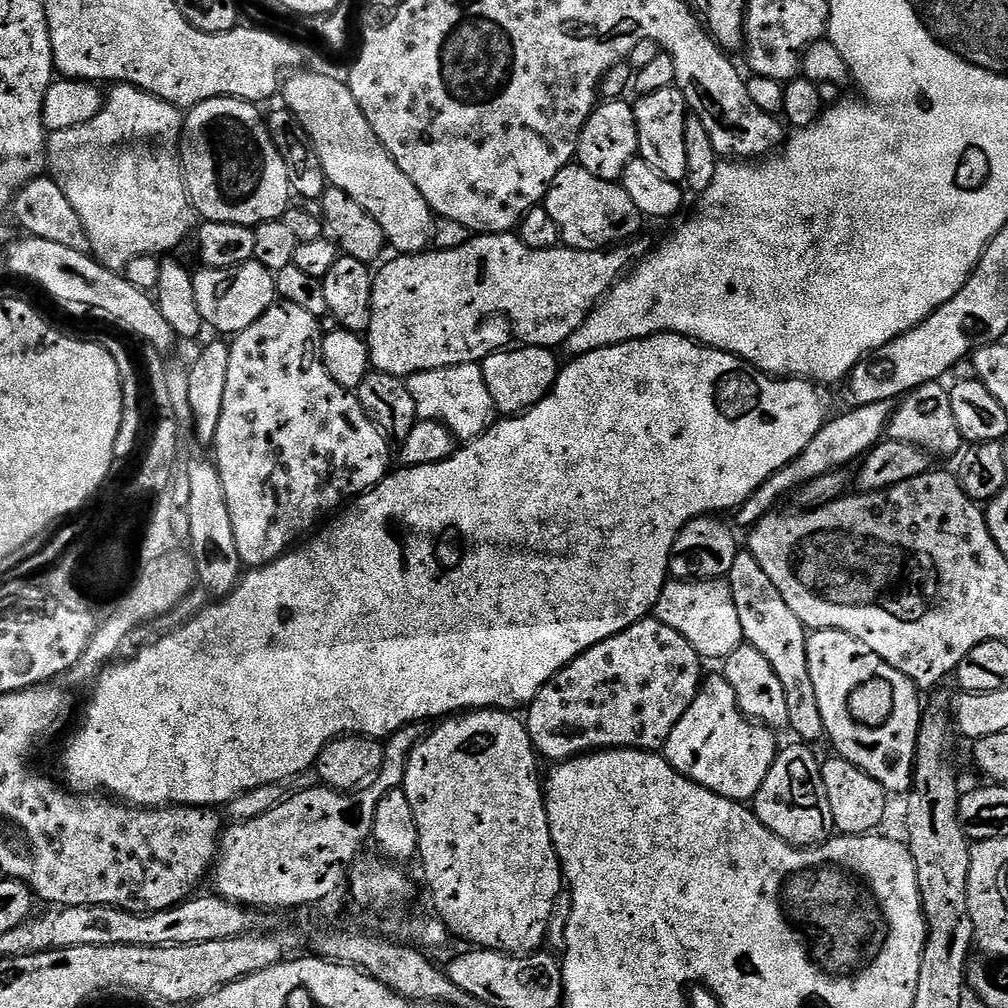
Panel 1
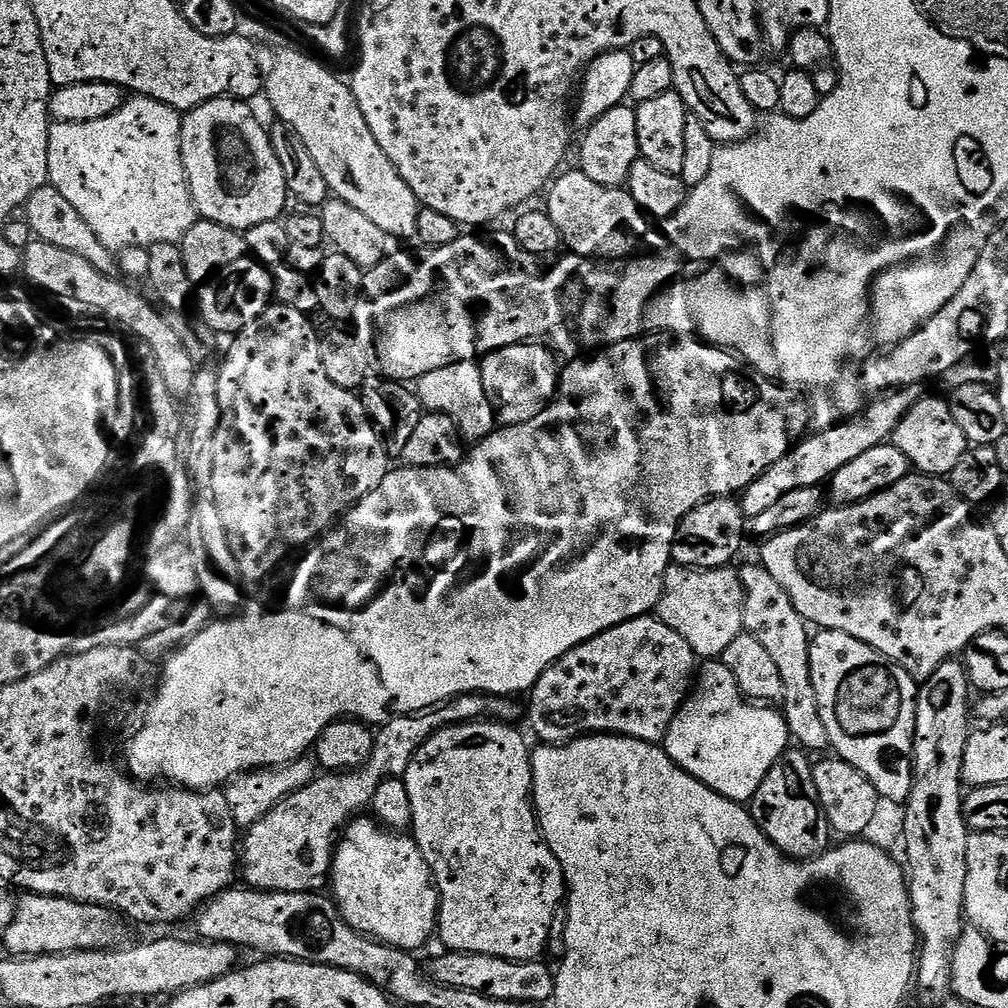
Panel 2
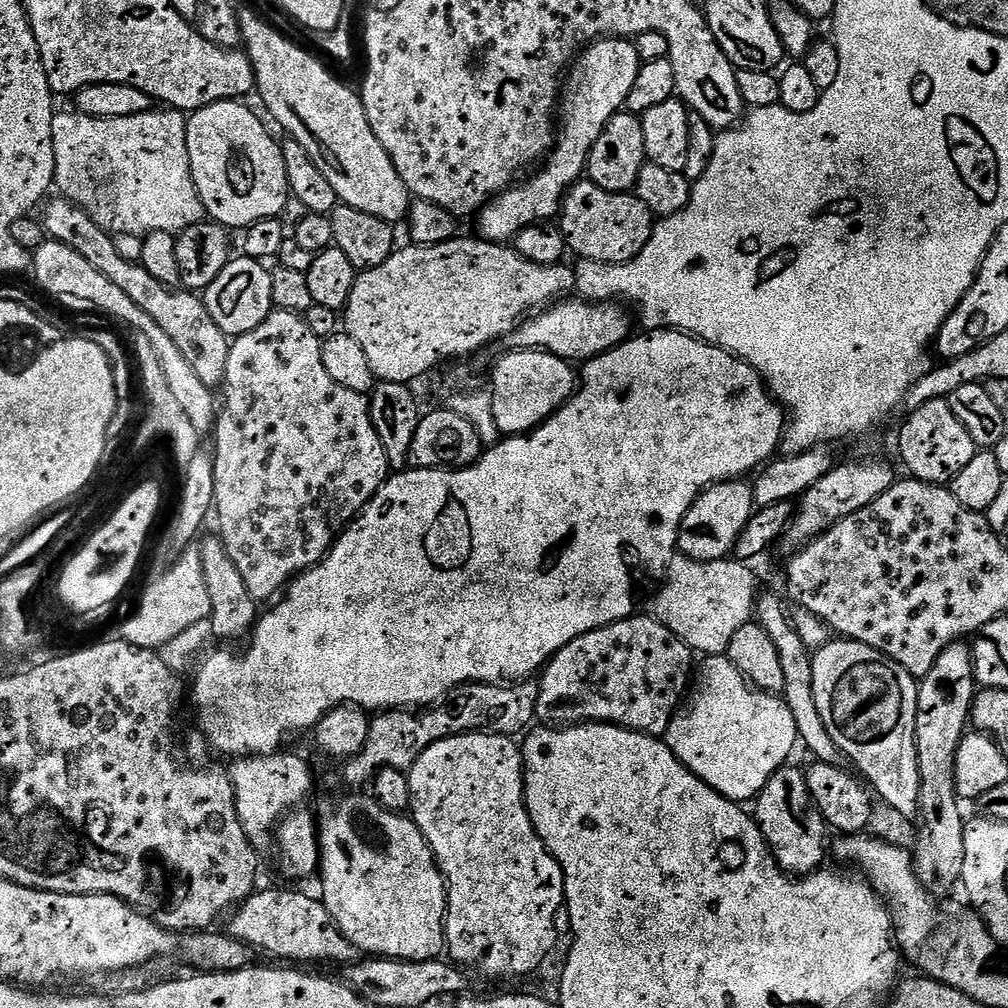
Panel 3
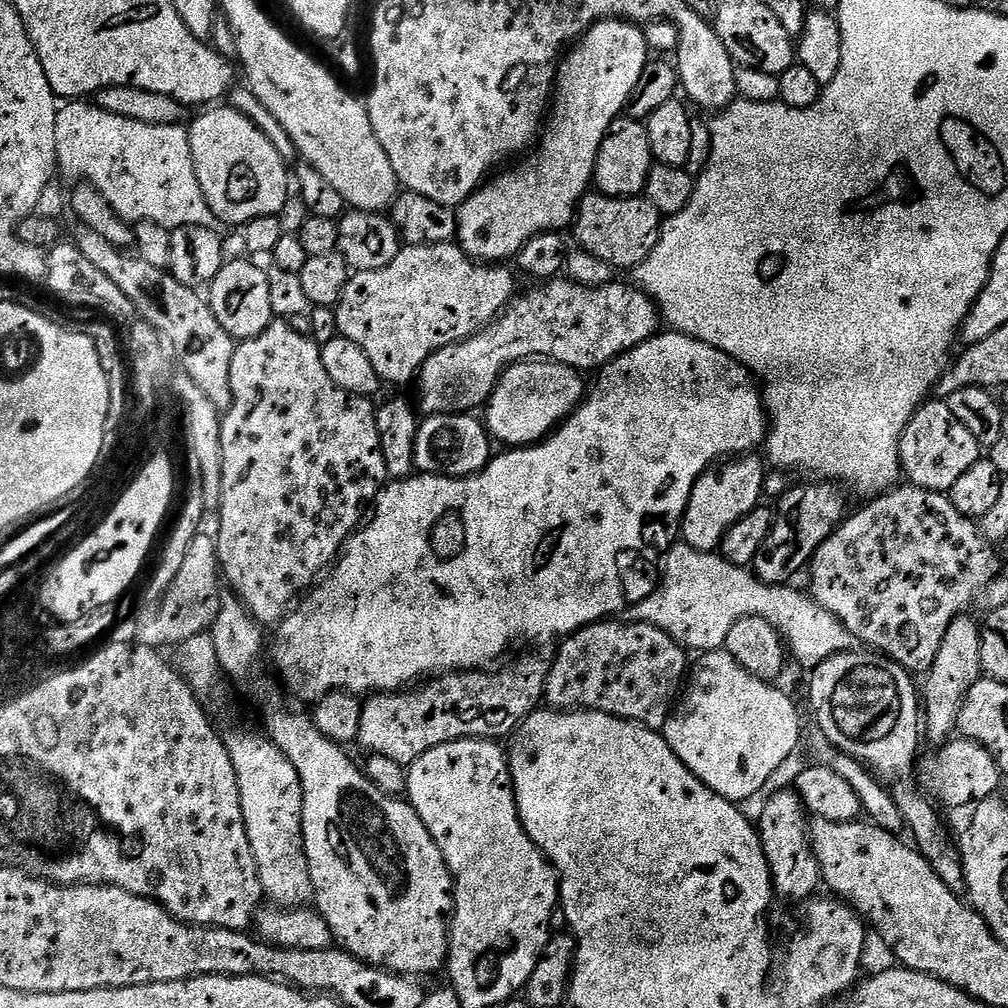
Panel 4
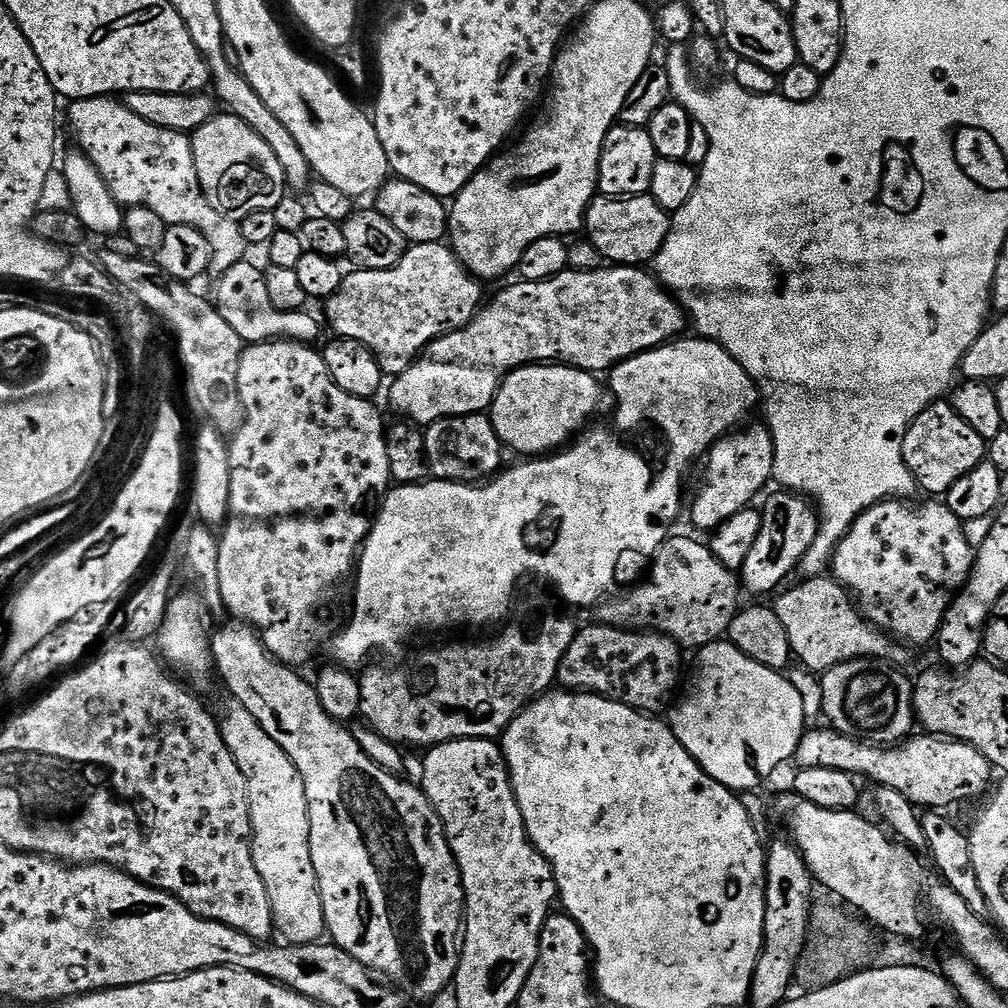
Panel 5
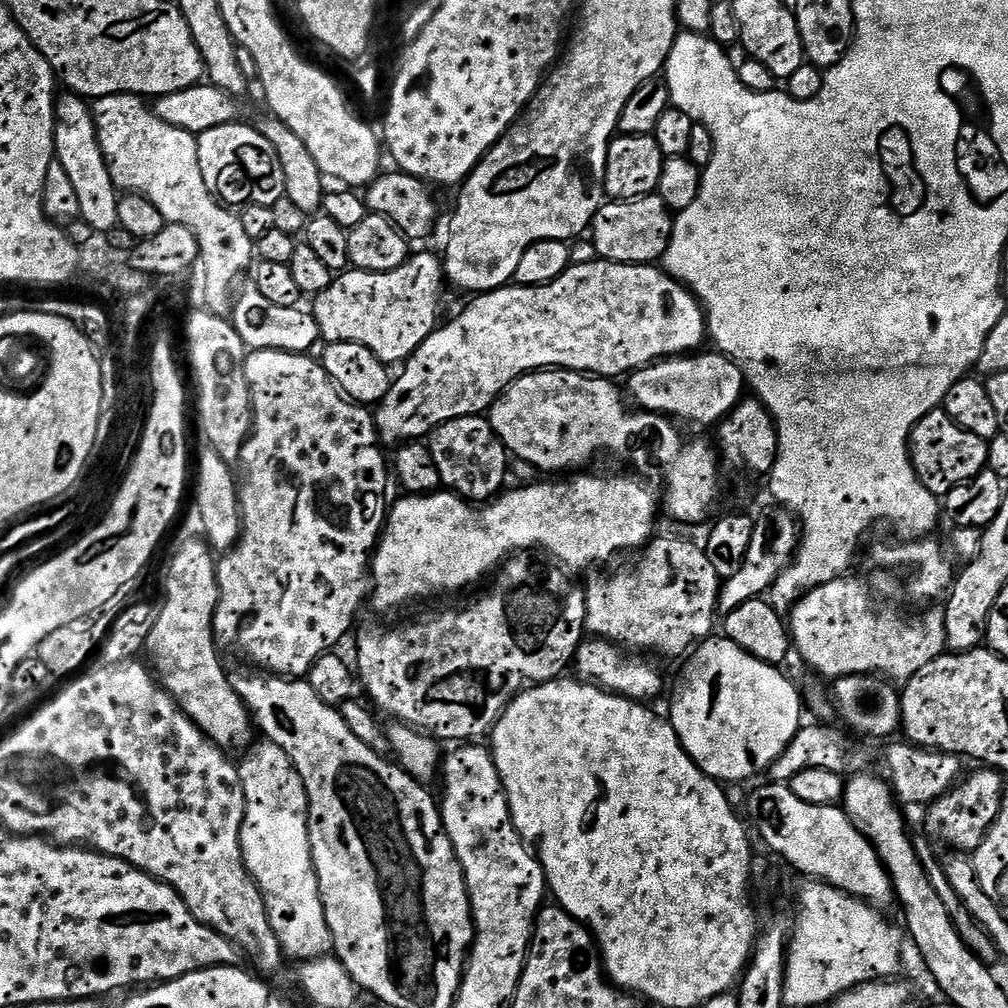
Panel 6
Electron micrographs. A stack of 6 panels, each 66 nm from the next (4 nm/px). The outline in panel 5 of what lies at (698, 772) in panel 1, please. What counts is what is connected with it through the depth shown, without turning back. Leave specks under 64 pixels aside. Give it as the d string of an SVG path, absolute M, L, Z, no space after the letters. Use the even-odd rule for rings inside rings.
M717 642L714 644L706 644L703 648L695 653L696 669L692 672L692 681L688 684L688 693L680 700L680 705L676 709L673 707L672 720L670 719L670 727L676 735L676 740L682 742L682 746L687 752L693 756L698 762L698 766L706 774L710 774L710 778L714 778L722 786L726 786L732 792L737 794L745 794L751 788L756 788L775 768L780 768L784 763L791 761L795 757L800 739L804 737L806 731L806 723L804 724L804 696L784 677L783 671L767 668L762 666L760 662L754 662L754 658L750 658L746 654L742 654L742 650L738 650L731 642Z

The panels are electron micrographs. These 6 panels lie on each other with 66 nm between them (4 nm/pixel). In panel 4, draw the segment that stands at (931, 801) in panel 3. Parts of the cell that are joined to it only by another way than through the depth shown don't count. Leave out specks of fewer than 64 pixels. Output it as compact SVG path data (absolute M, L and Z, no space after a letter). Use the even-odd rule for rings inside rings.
M965 614L950 622L938 646L938 658L934 658L926 673L928 681L924 688L922 684L922 720L926 725L927 739L929 736L932 740L944 742L957 731L956 719L960 707L964 705L970 689L982 679L982 624L979 619L971 620L972 618Z

